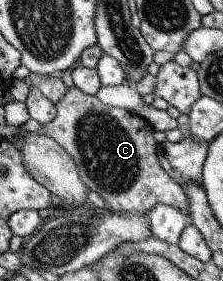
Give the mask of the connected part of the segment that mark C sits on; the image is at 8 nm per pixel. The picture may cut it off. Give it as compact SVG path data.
M77 87L67 88L56 107L55 119L43 125L42 129L37 131L37 135L47 135L63 147L63 150L77 163L81 181L90 191L101 195L105 203L110 203L110 210L121 215L131 213L137 217L147 215L157 205L169 205L181 211L188 211L187 195L180 182L171 179L161 167L159 163L161 150L154 139L155 130L143 117L116 106L103 105L96 96L82 93Z

